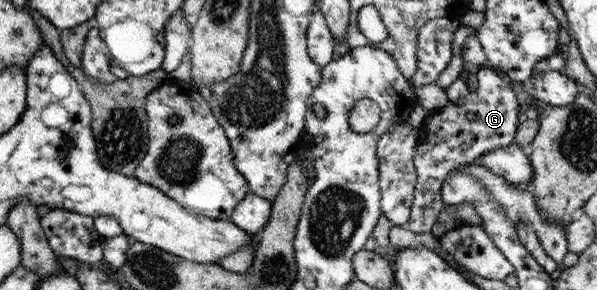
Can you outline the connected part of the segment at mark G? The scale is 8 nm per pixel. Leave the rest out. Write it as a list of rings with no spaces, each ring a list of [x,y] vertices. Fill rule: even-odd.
[[[484,65],[477,72],[478,87],[475,93],[461,97],[459,101],[449,101],[441,109],[430,112],[419,133],[413,162],[417,180],[408,229],[414,233],[430,232],[437,222],[444,205],[441,188],[443,181],[454,169],[476,162],[487,151],[502,149],[513,144],[518,122],[518,102],[516,94],[504,76]]]

